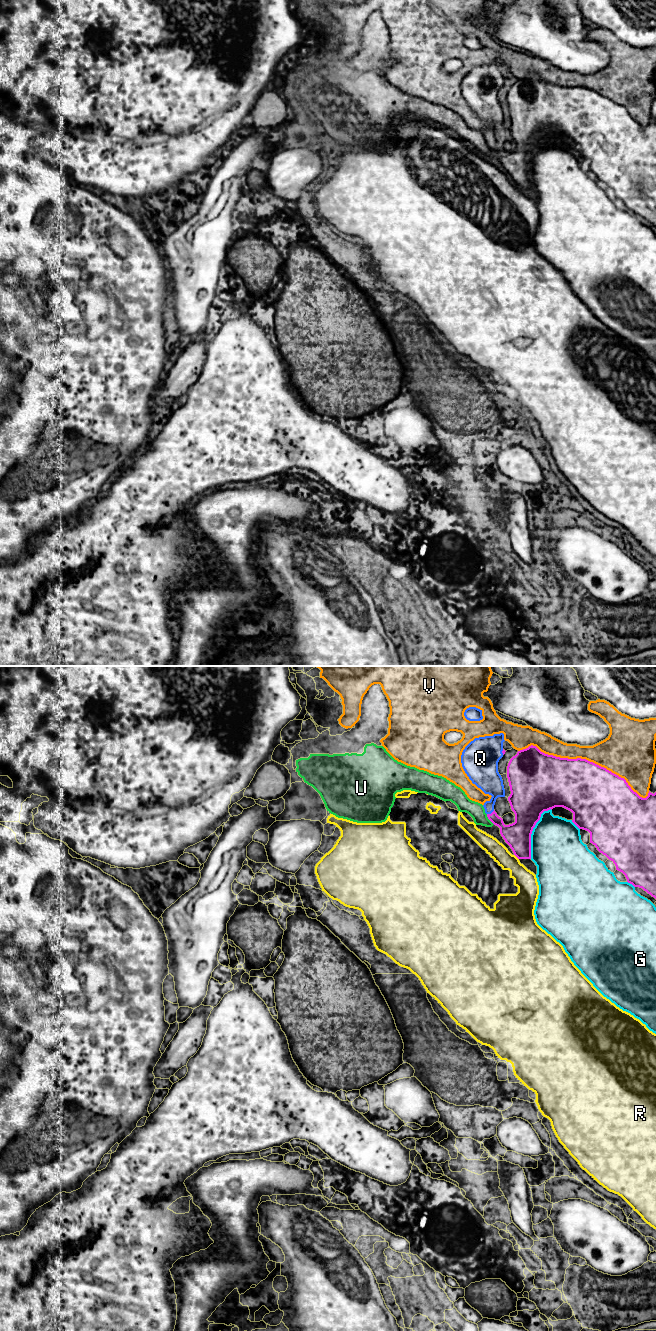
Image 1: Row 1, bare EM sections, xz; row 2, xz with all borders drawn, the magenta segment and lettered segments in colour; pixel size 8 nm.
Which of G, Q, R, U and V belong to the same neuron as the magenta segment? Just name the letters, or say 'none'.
Q

